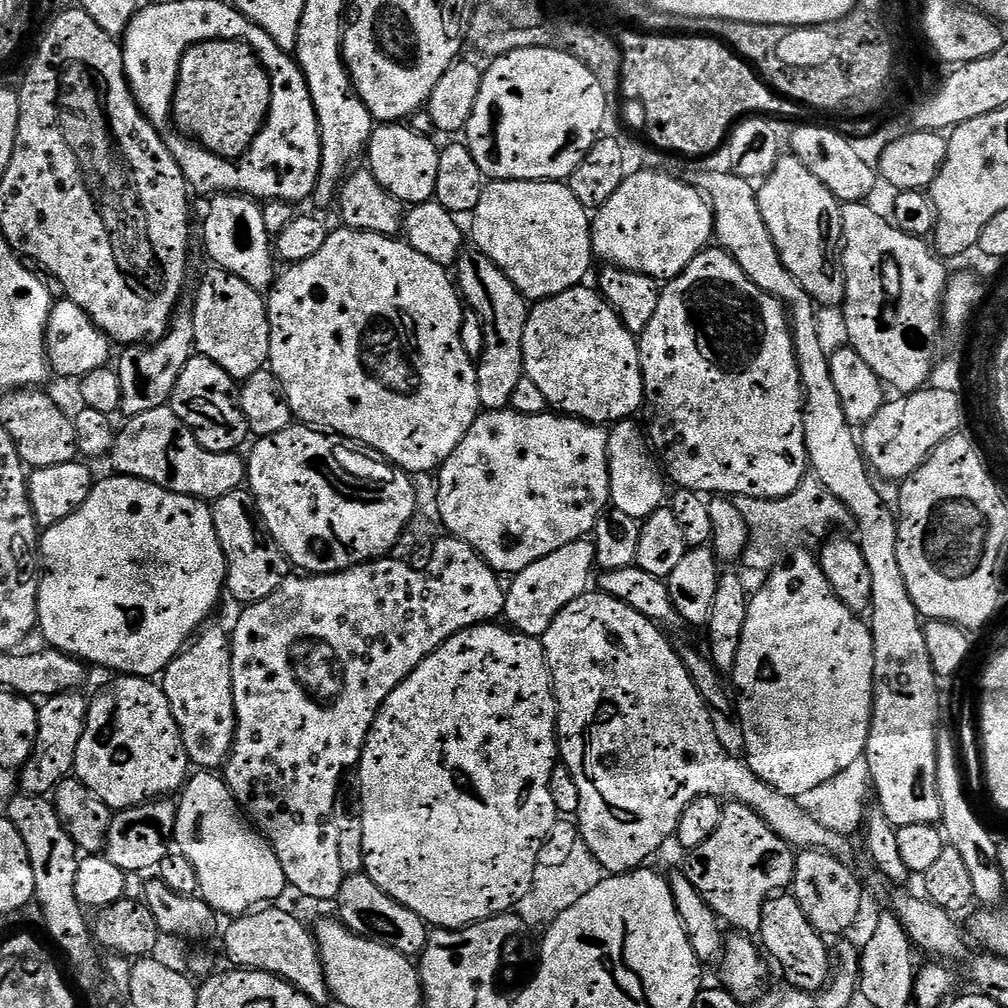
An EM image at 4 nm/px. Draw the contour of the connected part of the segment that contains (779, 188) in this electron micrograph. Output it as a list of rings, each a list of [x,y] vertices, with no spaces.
[[[791,154],[781,155],[774,170],[756,188],[756,197],[766,230],[770,230],[770,238],[774,238],[786,270],[798,278],[802,290],[810,294],[817,306],[841,307],[844,303],[844,269],[840,267],[844,234],[841,201]]]

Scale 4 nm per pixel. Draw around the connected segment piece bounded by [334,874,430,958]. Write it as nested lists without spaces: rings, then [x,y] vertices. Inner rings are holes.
[[[345,876],[334,904],[335,907],[340,907],[340,923],[345,924],[354,934],[390,946],[409,958],[419,957],[426,946],[430,935],[429,925],[418,918],[414,910],[406,910],[398,902],[394,902],[394,898],[382,891],[369,876]]]

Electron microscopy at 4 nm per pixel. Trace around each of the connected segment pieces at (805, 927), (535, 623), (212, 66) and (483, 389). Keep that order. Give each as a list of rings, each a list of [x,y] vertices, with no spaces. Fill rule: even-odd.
[[[777,894],[766,901],[762,910],[762,926],[758,940],[763,951],[776,959],[777,966],[784,971],[784,976],[788,979],[785,981],[791,987],[800,992],[815,994],[829,983],[830,973],[834,968],[833,957],[832,960],[828,957],[828,948],[824,945],[827,944],[825,937],[814,930],[802,906],[798,906],[795,895]]]
[[[585,538],[570,546],[562,546],[562,550],[554,550],[554,554],[526,566],[526,570],[511,577],[512,585],[507,585],[504,597],[503,615],[508,616],[507,623],[515,631],[526,636],[543,637],[550,622],[554,622],[561,610],[570,606],[570,602],[585,591],[584,568],[576,560],[585,560],[589,566],[595,565],[596,546],[591,539]]]
[[[207,40],[183,55],[176,83],[173,119],[184,135],[193,136],[212,153],[235,160],[251,146],[272,105],[272,83],[260,59],[239,40]]]
[[[469,251],[461,255],[459,268],[459,291],[467,307],[479,314],[484,323],[484,352],[476,364],[480,407],[489,412],[503,412],[511,405],[518,382],[525,379],[522,334],[526,330],[530,304],[489,256]]]

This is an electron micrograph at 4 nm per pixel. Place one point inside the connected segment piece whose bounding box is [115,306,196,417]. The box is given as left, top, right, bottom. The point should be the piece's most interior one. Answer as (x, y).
(148, 372)

